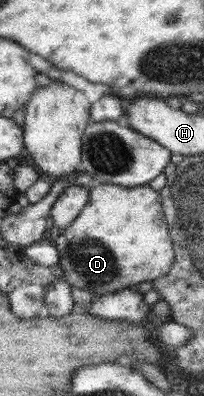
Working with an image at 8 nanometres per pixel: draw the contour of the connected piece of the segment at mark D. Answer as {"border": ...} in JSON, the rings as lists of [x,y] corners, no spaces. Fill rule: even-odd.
{"border":[[[104,183],[104,185],[98,185],[91,189],[90,202],[82,210],[79,217],[75,219],[75,222],[68,227],[64,233],[60,233],[57,240],[54,241],[55,246],[58,248],[60,253],[60,267],[66,275],[67,282],[72,287],[86,288],[88,291],[93,291],[96,295],[104,295],[108,292],[115,292],[116,290],[122,288],[134,287],[137,283],[142,283],[143,281],[149,282],[150,280],[159,278],[160,276],[166,275],[168,270],[171,270],[173,263],[173,247],[170,243],[170,238],[168,237],[169,231],[166,231],[167,222],[162,217],[162,208],[160,207],[160,195],[156,191],[152,191],[150,187],[120,187],[110,183]]]}

